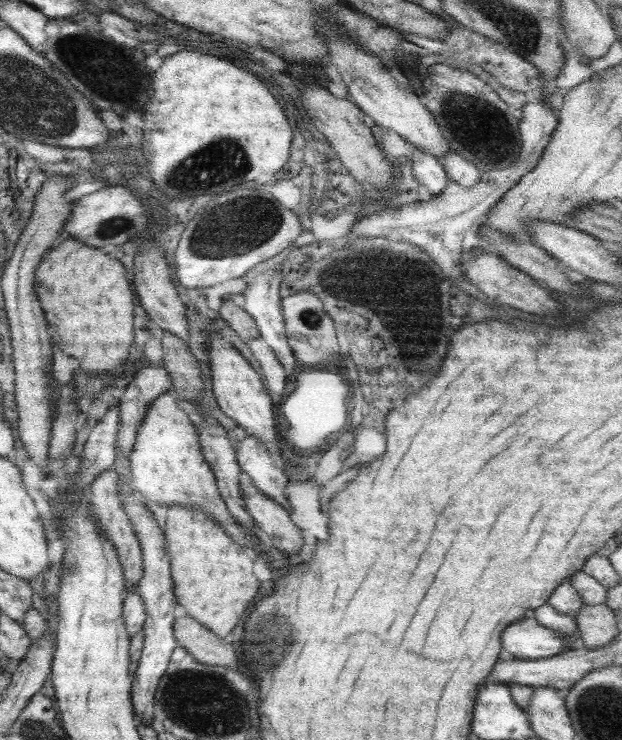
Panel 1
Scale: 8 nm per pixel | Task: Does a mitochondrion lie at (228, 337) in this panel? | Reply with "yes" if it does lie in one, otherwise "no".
no

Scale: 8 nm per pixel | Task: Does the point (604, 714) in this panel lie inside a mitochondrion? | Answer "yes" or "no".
yes

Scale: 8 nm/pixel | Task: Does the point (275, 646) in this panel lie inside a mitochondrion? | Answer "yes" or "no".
yes

